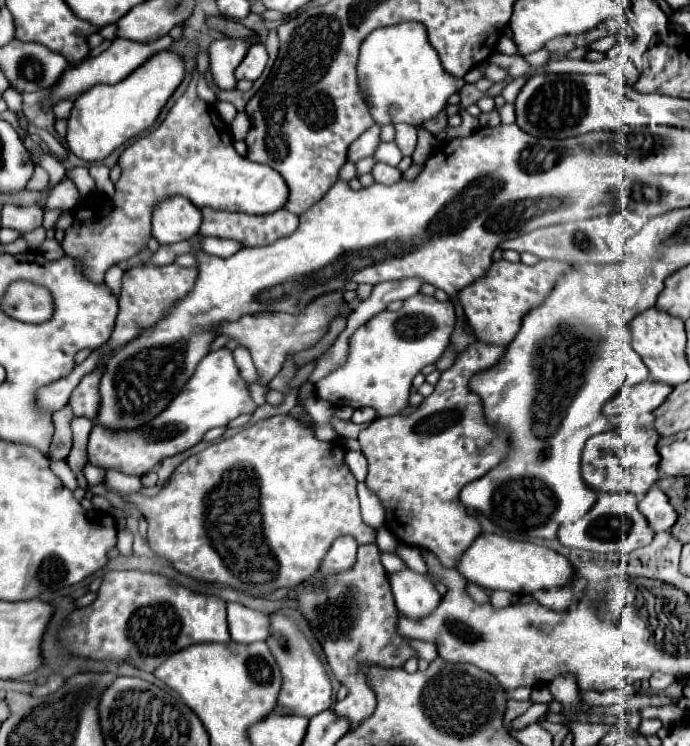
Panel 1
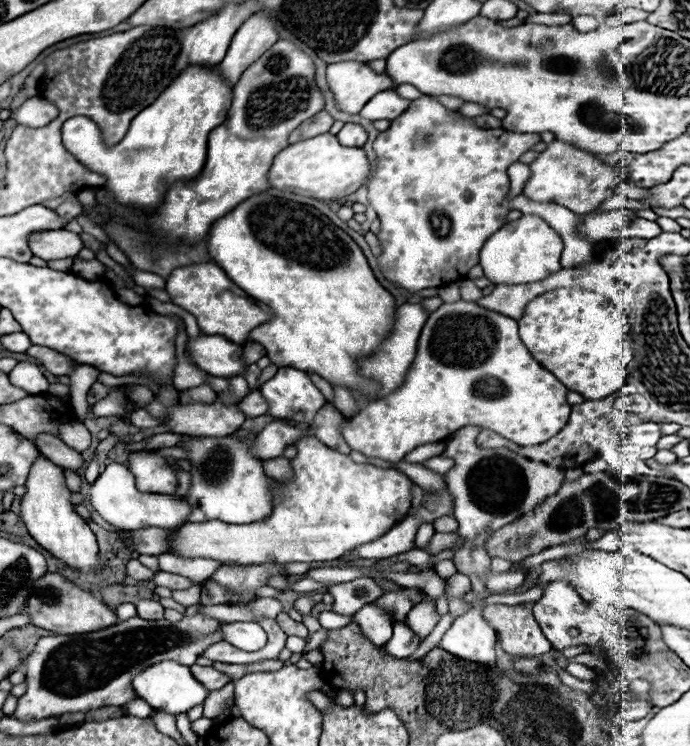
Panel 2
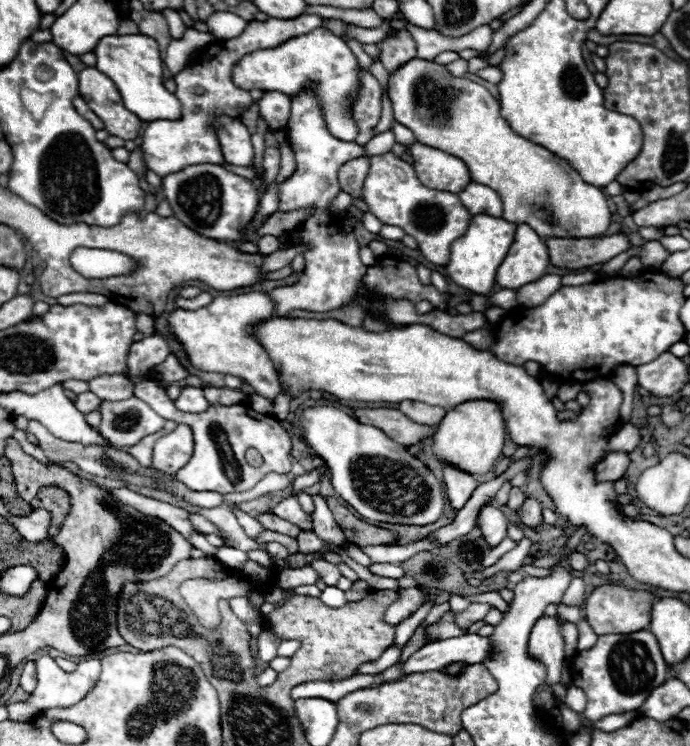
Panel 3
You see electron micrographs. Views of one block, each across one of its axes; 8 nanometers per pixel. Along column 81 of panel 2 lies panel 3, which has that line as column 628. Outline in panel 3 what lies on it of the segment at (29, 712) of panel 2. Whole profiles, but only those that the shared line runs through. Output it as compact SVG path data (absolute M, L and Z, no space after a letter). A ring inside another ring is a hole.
M648 630L632 634L604 634L590 650L582 650L572 660L572 682L586 694L584 716L596 722L608 714L638 710L654 688L668 680L668 664L660 646Z

